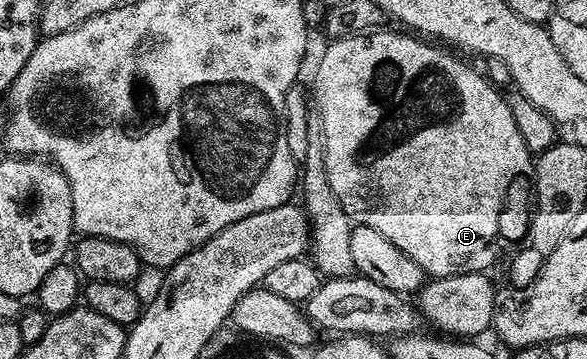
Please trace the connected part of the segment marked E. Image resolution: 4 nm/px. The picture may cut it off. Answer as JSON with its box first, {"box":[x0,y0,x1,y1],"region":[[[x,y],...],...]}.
{"box":[311,28,534,279],"region":[[[378,28],[371,34],[330,41],[317,62],[311,98],[323,120],[325,163],[327,180],[331,180],[331,192],[339,196],[339,204],[343,204],[343,212],[347,212],[350,220],[358,226],[375,228],[379,236],[387,236],[387,240],[391,240],[399,252],[407,252],[407,256],[411,256],[411,260],[415,260],[415,264],[419,264],[419,268],[423,268],[430,279],[488,271],[488,266],[497,258],[497,206],[501,206],[501,190],[505,190],[505,182],[509,182],[518,171],[533,171],[534,155],[515,124],[515,116],[506,95],[501,95],[475,67],[460,62],[456,53],[440,45],[430,44],[409,32],[396,34],[389,29]]]}

